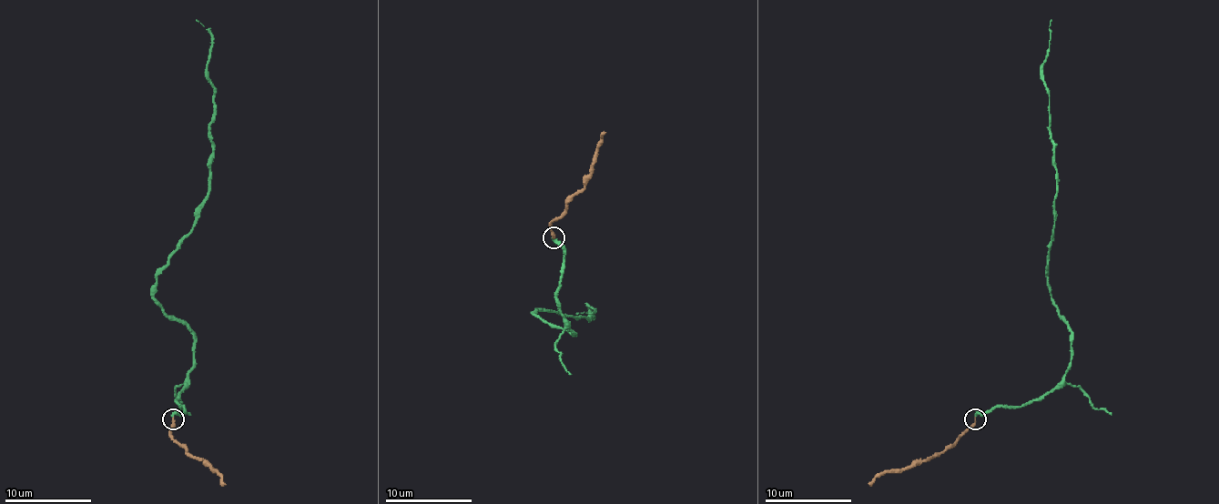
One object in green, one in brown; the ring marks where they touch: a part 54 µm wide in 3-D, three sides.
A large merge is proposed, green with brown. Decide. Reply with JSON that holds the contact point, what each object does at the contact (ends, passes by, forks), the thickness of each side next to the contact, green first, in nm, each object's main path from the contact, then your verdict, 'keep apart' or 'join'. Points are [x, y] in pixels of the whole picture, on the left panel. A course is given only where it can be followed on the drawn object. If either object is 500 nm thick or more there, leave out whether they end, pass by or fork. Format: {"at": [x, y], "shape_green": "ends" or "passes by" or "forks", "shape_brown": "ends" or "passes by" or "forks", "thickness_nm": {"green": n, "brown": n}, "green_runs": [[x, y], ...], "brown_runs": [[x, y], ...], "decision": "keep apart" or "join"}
{"at": [173, 419], "shape_green": "ends", "shape_brown": "ends", "thickness_nm": {"green": 220, "brown": 260}, "green_runs": [[173, 419], [195, 335], [153, 296], [208, 193], [212, 32], [197, 19]], "brown_runs": [[173, 419], [170, 435], [186, 452], [217, 472], [225, 485]], "decision": "join"}

